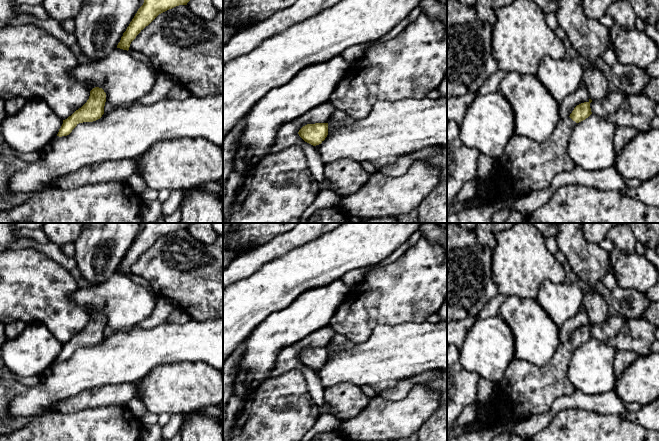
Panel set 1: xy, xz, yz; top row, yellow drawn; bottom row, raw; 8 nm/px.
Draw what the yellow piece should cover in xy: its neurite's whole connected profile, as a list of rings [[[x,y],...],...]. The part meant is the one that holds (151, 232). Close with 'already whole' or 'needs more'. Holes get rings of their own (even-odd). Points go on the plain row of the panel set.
[[[145,223],[134,242],[123,257],[117,272],[129,274],[131,266],[159,238],[179,229],[187,229],[192,223]]] | already whole

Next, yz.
[[[588,326],[577,329],[569,341],[560,344],[551,360],[543,366],[533,365],[524,360],[512,359],[509,363],[502,380],[497,383],[497,390],[491,401],[486,405],[491,409],[491,415],[478,414],[476,420],[471,424],[471,431],[479,431],[487,428],[492,423],[511,422],[512,424],[548,412],[553,402],[564,395],[575,391],[574,386],[568,378],[569,361],[575,349],[586,342],[592,336]]] | needs more

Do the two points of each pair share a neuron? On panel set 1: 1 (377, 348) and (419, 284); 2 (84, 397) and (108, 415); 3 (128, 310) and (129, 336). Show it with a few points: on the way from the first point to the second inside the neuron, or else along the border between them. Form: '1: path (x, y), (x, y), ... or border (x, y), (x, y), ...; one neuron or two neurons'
1: border (415, 322), (378, 324), (370, 335); two neurons
2: border (120, 405), (94, 406), (74, 412); two neurons
3: border (136, 325), (113, 332); two neurons

